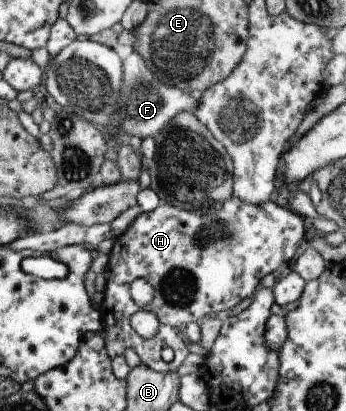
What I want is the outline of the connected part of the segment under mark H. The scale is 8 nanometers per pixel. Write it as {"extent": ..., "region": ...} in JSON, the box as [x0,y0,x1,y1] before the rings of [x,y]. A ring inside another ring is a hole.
{"extent":[101,195,304,372],"region":[[[231,195],[228,196],[219,207],[219,210],[215,212],[215,214],[207,214],[200,213],[194,210],[185,210],[184,208],[179,208],[174,204],[163,203],[160,202],[158,207],[149,212],[142,212],[137,215],[137,217],[132,221],[131,224],[127,227],[125,232],[121,233],[117,238],[115,238],[114,245],[109,255],[109,263],[107,264],[105,276],[106,276],[106,285],[105,290],[103,291],[103,300],[101,301],[101,312],[103,319],[104,330],[108,332],[108,337],[106,338],[106,346],[108,348],[108,352],[111,355],[112,360],[119,355],[125,354],[125,350],[127,348],[134,348],[136,354],[141,358],[141,362],[151,367],[153,370],[159,372],[173,372],[179,370],[179,367],[185,362],[185,358],[187,358],[187,354],[191,354],[191,351],[187,348],[188,342],[183,337],[183,328],[187,326],[187,322],[191,322],[191,320],[200,320],[201,316],[208,316],[208,314],[215,314],[215,312],[219,312],[219,310],[230,309],[232,306],[235,306],[238,302],[241,302],[243,298],[247,298],[253,294],[253,290],[255,290],[259,286],[259,280],[265,276],[265,274],[269,274],[273,272],[278,266],[282,266],[284,262],[289,262],[291,258],[293,258],[293,254],[295,254],[295,250],[297,250],[297,246],[301,240],[304,239],[303,236],[303,221],[302,218],[293,211],[287,210],[287,208],[279,207],[274,201],[267,201],[258,204],[257,206],[243,202],[238,196]],[[137,278],[147,278],[147,280],[151,280],[151,284],[155,286],[155,300],[151,302],[151,304],[147,304],[147,308],[145,310],[151,311],[155,313],[161,322],[161,334],[155,336],[155,338],[148,339],[143,338],[137,330],[134,330],[131,317],[142,311],[144,308],[141,306],[137,306],[135,300],[131,296],[131,284],[137,280]],[[165,348],[171,348],[174,352],[174,358],[170,362],[165,362],[163,360],[163,350]]]}

